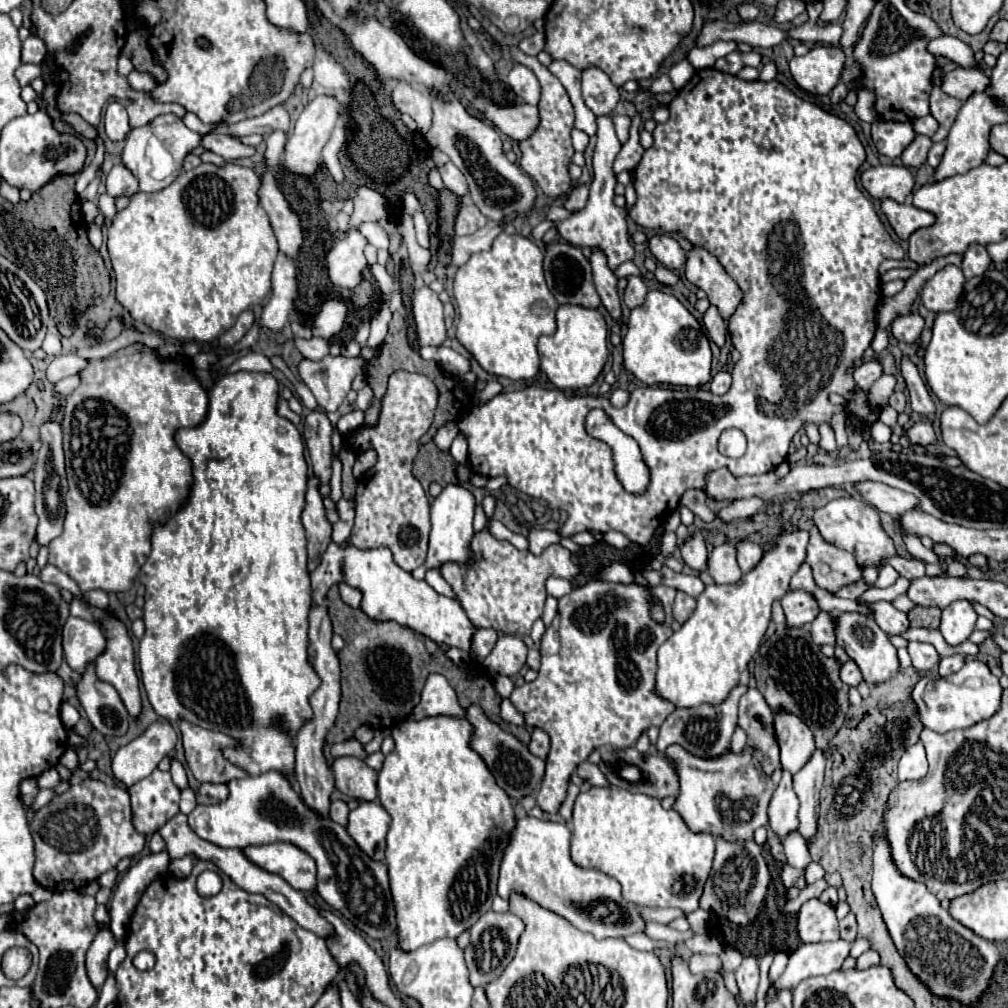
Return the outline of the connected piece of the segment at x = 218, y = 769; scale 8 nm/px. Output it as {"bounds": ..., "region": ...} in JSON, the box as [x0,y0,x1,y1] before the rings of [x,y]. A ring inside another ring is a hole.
{"bounds":[180,720,248,784],"region":[[[186,720],[180,722],[180,732],[182,732],[182,740],[184,740],[186,762],[198,782],[228,784],[234,778],[248,776],[244,770],[232,766],[222,756],[222,748],[236,744],[230,736],[226,736],[222,732],[204,730]]]}

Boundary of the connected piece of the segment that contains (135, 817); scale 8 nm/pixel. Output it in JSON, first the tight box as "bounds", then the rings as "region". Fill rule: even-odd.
{"bounds":[128,770,180,836],"region":[[[154,770],[128,790],[132,800],[132,824],[138,832],[150,836],[178,814],[180,790],[168,772]]]}

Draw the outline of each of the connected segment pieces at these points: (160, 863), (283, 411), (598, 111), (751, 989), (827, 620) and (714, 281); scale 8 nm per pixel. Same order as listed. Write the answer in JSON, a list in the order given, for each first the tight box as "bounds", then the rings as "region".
[{"bounds":[110,852,170,940],"region":[[[166,852],[144,856],[138,862],[134,862],[116,884],[110,900],[110,918],[112,918],[110,930],[118,940],[128,930],[138,898],[142,898],[146,886],[150,886],[154,878],[162,878],[162,874],[166,874],[168,864],[170,864],[170,858]]]},{"bounds":[277,397,301,425],"region":[[[279,397],[278,400],[277,411],[279,415],[290,420],[295,425],[298,425],[299,421],[301,421],[301,417],[289,408],[288,401],[284,400],[281,397]]]},{"bounds":[582,68,620,116],"region":[[[588,68],[582,72],[582,98],[596,116],[608,116],[616,108],[620,94],[602,70]]]},{"bounds":[736,956,760,1002],"region":[[[746,956],[742,966],[736,970],[736,980],[740,986],[740,998],[754,1002],[756,998],[756,988],[758,988],[758,978],[760,978],[760,970],[758,970],[758,960],[752,956]]]},{"bounds":[812,612,834,646],"region":[[[820,612],[818,618],[812,622],[812,640],[822,646],[822,644],[834,644],[834,624],[832,624],[832,614]]]},{"bounds":[684,246,742,320],"region":[[[692,246],[686,252],[684,274],[688,282],[708,294],[710,304],[718,306],[724,320],[728,320],[734,314],[736,306],[742,302],[742,292],[736,282],[726,274],[718,258],[702,246]]]}]

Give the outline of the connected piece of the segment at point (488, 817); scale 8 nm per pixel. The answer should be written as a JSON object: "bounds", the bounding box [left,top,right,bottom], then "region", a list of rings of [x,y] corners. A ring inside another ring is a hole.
{"bounds":[378,716,516,952],"region":[[[436,716],[436,718],[422,718],[422,720],[404,720],[398,726],[392,728],[392,738],[396,742],[396,748],[386,756],[384,766],[378,774],[378,798],[386,812],[392,816],[392,824],[386,836],[386,866],[390,876],[390,892],[392,902],[396,908],[396,932],[398,932],[398,948],[404,952],[418,950],[424,944],[430,944],[440,938],[458,938],[462,932],[470,930],[474,922],[490,910],[492,898],[496,896],[496,882],[498,882],[498,868],[502,860],[504,846],[508,844],[508,832],[516,824],[516,814],[512,808],[510,796],[494,782],[494,776],[482,762],[482,758],[468,746],[472,736],[472,726],[464,718],[450,718],[450,716]]]}

